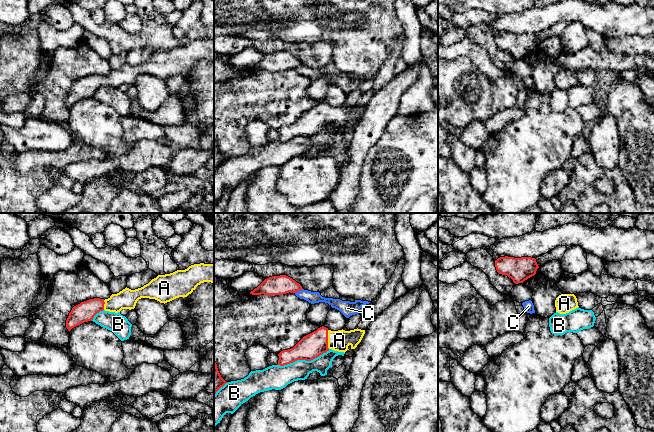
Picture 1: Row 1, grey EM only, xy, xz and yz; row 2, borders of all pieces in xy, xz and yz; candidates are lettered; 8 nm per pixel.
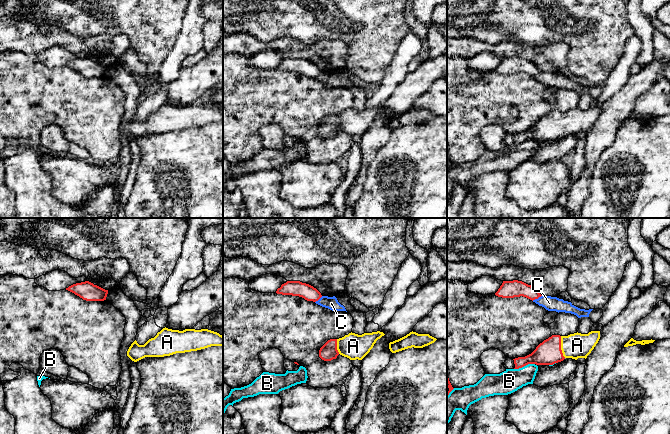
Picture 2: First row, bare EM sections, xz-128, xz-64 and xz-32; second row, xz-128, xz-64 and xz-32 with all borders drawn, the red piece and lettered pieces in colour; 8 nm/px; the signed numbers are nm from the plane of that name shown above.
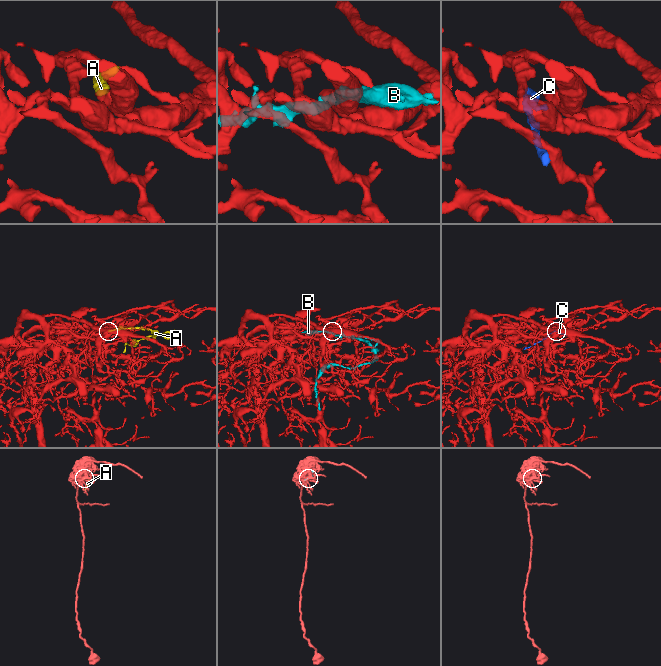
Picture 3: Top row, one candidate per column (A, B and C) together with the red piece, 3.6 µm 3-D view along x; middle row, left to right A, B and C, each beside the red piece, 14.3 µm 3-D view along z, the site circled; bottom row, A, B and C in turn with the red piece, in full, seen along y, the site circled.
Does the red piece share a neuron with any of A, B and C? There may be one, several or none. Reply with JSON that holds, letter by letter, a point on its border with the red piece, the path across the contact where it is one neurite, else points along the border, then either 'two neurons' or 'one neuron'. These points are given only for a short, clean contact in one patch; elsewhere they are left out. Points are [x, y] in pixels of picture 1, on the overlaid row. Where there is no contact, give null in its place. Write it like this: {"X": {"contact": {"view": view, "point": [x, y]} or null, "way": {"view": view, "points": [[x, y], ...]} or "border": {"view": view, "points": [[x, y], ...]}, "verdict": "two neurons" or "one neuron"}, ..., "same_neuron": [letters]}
{"A": {"contact": {"view": "xz", "point": [327, 339]}, "verdict": "one neuron"}, "B": {"contact": {"view": "xz", "point": [303, 359]}, "verdict": "two neurons"}, "C": {"contact": {"view": "xz", "point": [299, 290]}, "verdict": "two neurons"}, "same_neuron": ["A"]}

